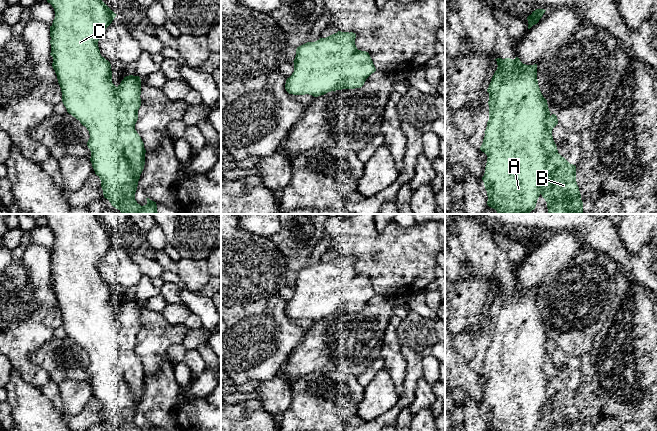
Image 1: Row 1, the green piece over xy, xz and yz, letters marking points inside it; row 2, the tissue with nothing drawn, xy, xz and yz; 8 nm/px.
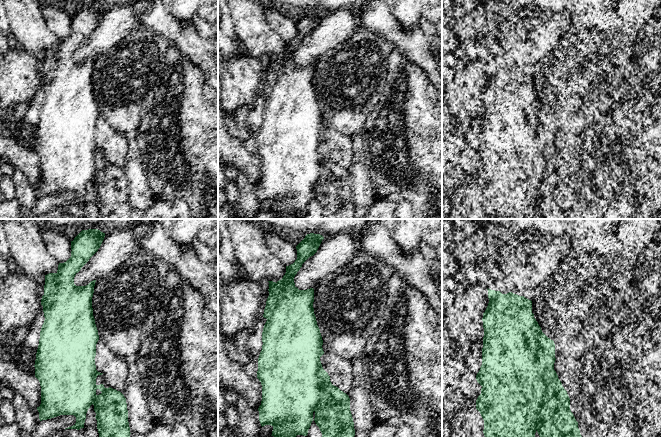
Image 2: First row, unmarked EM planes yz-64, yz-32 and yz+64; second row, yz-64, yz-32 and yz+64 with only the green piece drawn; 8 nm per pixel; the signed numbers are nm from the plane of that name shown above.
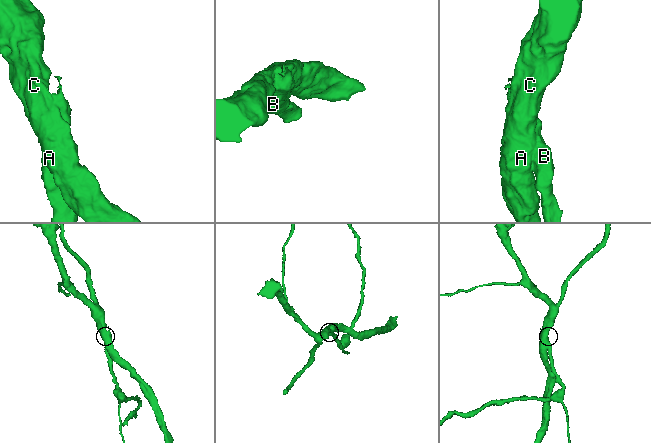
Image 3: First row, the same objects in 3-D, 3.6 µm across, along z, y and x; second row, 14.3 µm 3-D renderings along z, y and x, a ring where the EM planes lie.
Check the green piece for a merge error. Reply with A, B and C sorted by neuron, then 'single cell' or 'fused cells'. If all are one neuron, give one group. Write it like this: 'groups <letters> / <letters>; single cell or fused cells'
groups A C / B; fused cells

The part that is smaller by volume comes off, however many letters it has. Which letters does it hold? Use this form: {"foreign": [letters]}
{"foreign": ["B"]}

